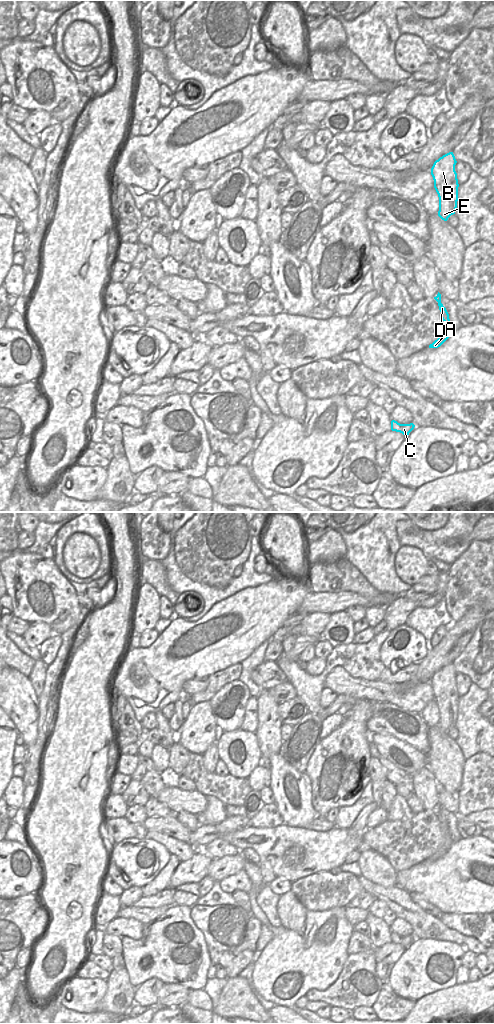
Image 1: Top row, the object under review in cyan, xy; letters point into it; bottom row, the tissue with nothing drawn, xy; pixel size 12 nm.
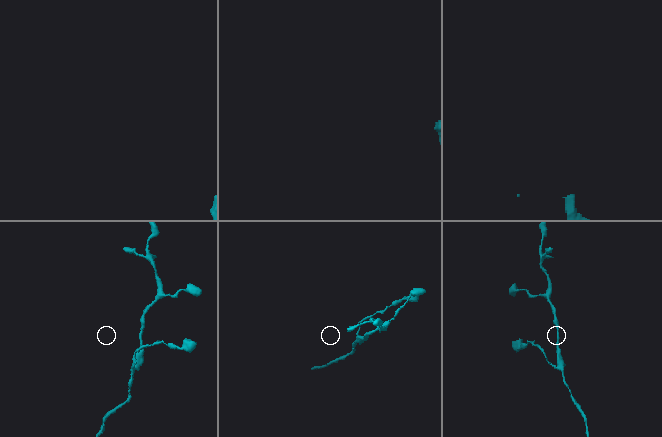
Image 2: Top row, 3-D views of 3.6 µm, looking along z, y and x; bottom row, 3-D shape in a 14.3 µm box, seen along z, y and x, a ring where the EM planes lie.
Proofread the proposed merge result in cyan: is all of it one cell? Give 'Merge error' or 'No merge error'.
No merge error

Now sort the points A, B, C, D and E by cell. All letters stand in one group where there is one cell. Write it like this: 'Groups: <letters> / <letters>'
Groups: A B C D E

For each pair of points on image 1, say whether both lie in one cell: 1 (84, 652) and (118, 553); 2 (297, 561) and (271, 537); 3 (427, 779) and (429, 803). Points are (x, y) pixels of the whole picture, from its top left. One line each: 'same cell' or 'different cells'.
1: same cell
2: same cell
3: same cell

